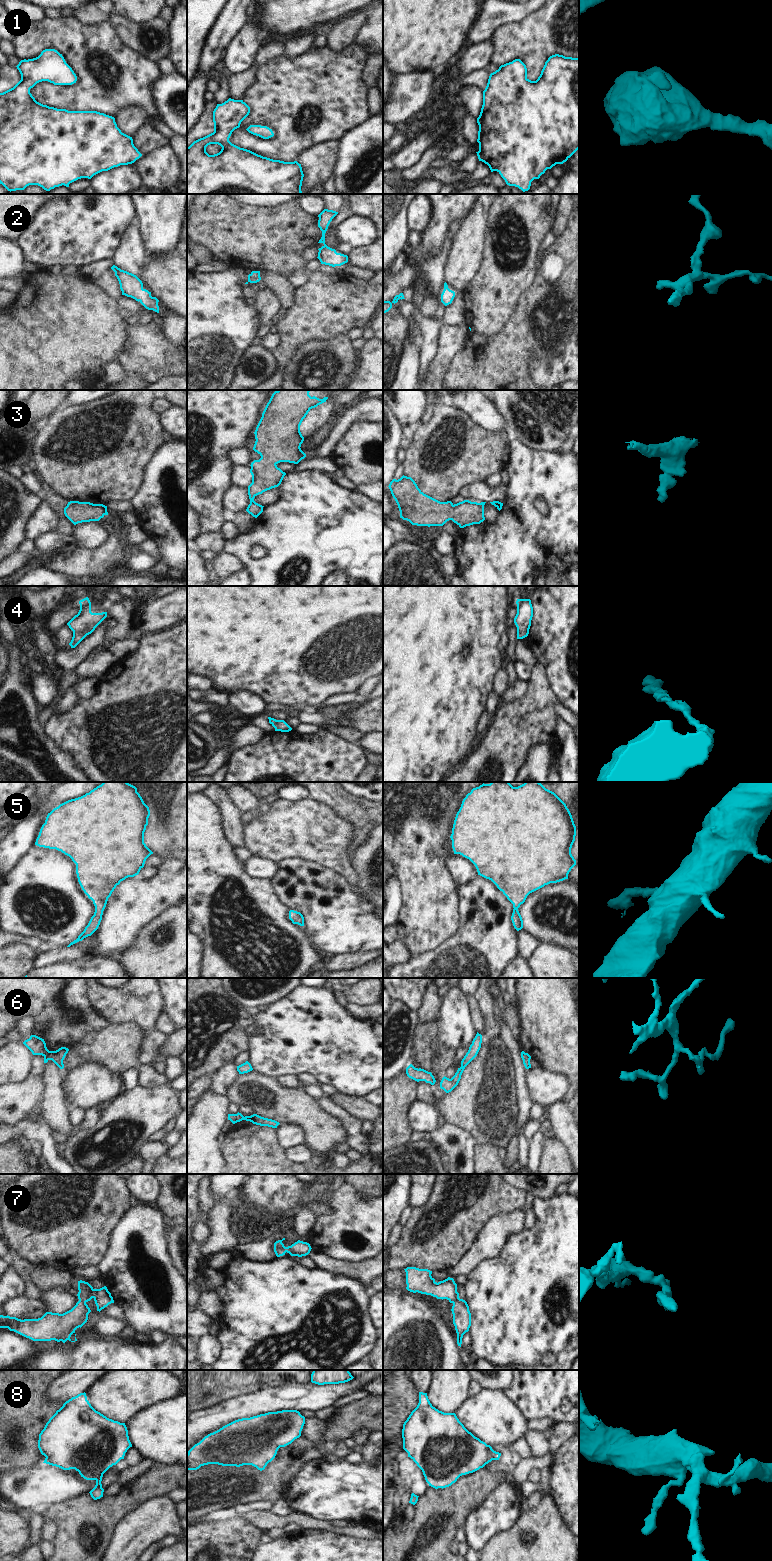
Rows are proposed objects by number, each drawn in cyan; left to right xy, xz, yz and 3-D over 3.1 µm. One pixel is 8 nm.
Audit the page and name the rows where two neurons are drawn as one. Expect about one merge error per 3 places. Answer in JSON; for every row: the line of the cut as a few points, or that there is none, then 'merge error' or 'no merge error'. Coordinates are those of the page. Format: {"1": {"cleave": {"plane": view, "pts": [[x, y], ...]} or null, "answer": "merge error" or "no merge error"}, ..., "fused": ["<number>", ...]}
{"1": {"cleave": null, "answer": "no merge error"}, "2": {"cleave": null, "answer": "no merge error"}, "3": {"cleave": null, "answer": "no merge error"}, "4": {"cleave": null, "answer": "no merge error"}, "5": {"cleave": null, "answer": "no merge error"}, "6": {"cleave": {"plane": "xy", "pts": [[49, 1051], [44, 1056]]}, "answer": "merge error"}, "7": {"cleave": null, "answer": "no merge error"}, "8": {"cleave": null, "answer": "no merge error"}, "fused": ["6"]}

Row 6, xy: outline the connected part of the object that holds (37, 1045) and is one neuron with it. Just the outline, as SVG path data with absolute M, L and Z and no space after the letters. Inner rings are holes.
M31 1035L29 1039L23 1042L23 1044L32 1052L33 1055L46 1056L49 1052L44 1039L36 1035Z

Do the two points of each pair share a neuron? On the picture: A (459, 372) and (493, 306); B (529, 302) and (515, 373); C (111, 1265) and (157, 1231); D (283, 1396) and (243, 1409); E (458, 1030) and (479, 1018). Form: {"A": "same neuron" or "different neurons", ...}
{"A": "different neurons", "B": "same neuron", "C": "same neuron", "D": "same neuron", "E": "different neurons"}

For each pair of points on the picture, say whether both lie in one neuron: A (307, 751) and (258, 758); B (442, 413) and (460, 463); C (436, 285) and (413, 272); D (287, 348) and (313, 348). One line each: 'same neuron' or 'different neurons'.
A: same neuron
B: same neuron
C: same neuron
D: different neurons

